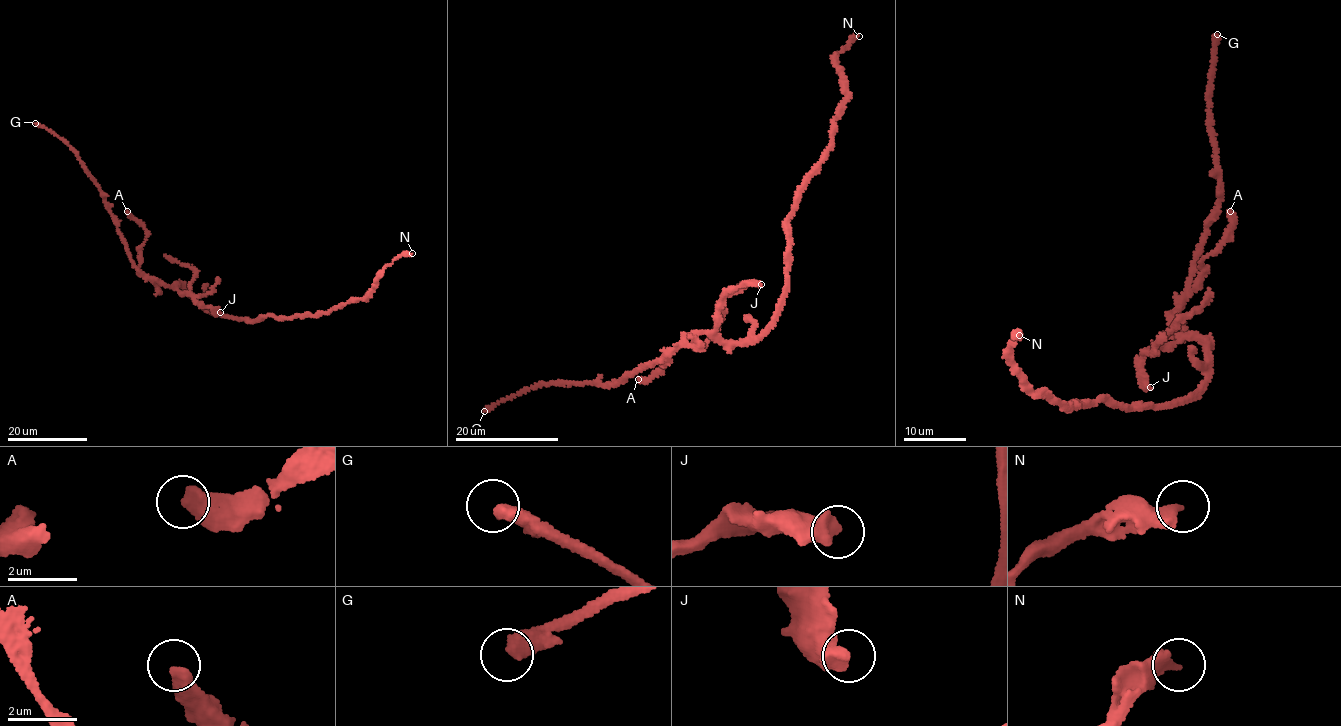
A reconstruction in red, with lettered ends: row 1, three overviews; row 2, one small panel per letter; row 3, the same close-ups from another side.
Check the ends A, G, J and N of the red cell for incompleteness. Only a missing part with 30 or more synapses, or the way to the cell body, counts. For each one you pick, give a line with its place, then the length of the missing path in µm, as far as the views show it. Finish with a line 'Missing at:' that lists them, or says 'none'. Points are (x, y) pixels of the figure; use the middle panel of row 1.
G: (484, 411) | 150 µm
Missing at: G

